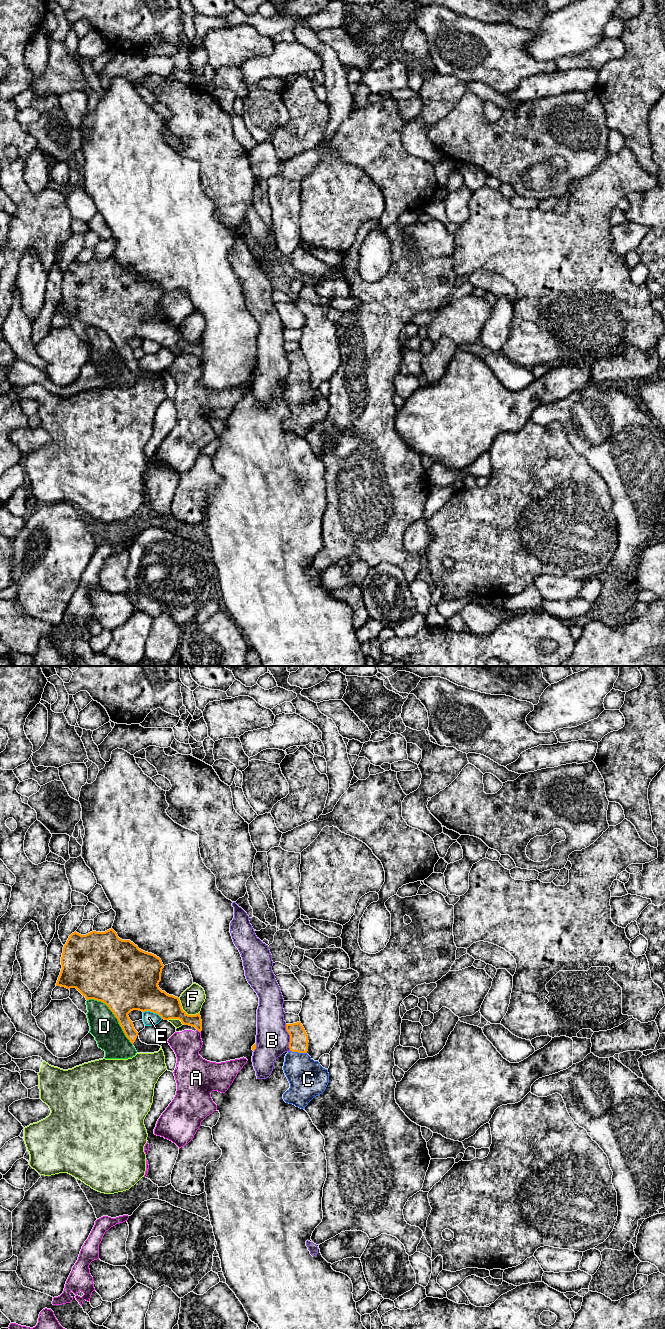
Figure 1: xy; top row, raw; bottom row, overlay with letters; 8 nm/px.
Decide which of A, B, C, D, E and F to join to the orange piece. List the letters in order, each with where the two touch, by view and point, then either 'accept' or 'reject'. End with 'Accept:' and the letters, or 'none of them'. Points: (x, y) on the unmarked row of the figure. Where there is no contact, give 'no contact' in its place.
A: contact xy (199, 359); reject
B: contact xy (290, 365); reject
C: contact xy (298, 380); accept
D: contact xy (114, 342); reject
E: contact xy (153, 340); reject
F: contact xy (185, 340); reject
Accept: C

